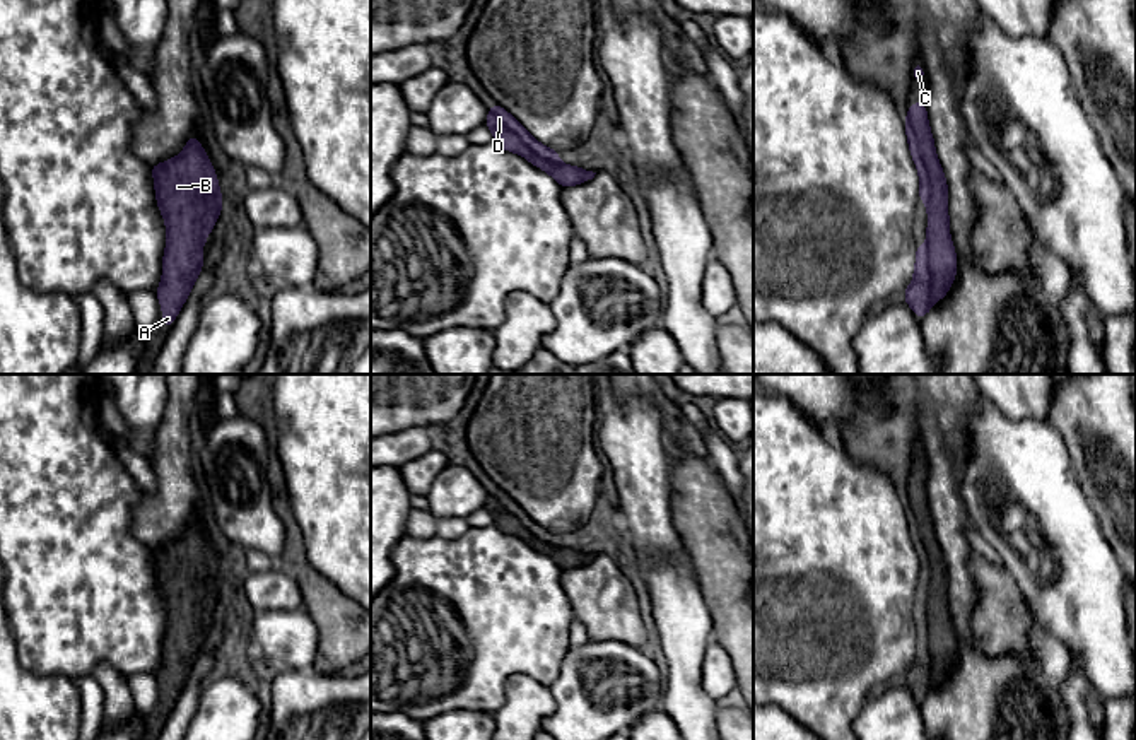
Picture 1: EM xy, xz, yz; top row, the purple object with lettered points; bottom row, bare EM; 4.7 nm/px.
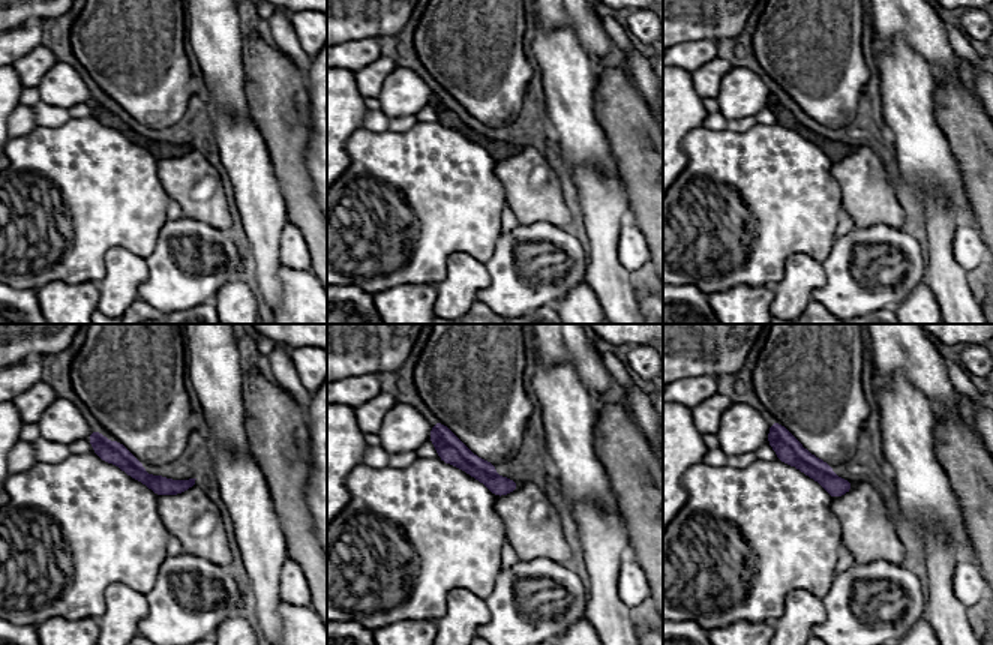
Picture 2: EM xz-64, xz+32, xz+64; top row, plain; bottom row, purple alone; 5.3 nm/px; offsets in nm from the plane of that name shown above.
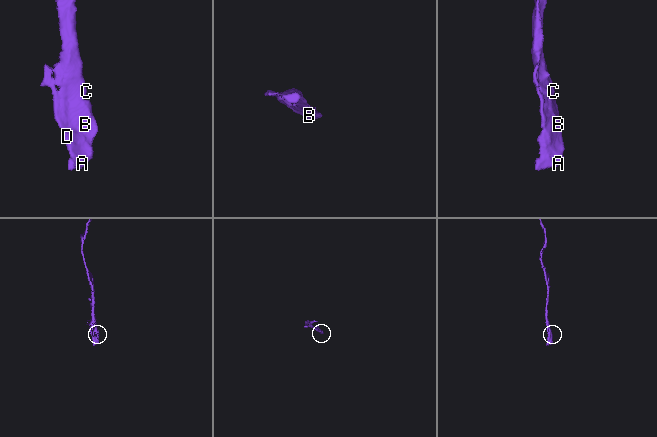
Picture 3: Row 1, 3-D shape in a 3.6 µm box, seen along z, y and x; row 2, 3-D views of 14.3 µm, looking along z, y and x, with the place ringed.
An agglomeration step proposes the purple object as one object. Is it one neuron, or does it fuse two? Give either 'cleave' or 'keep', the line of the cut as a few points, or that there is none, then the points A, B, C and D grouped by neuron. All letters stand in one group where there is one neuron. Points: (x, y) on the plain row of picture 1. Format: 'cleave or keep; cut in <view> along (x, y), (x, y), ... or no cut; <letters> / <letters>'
keep; no cut; A B C D

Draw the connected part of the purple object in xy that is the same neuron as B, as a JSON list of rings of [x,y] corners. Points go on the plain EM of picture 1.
[[[195,516],[179,538],[150,549],[150,554],[166,605],[162,661],[155,678],[162,689],[161,708],[169,711],[203,651],[202,631],[224,588],[215,552]]]

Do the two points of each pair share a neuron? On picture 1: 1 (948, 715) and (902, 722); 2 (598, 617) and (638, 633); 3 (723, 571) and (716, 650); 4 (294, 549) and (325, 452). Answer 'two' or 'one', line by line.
1: two
2: one
3: two
4: two

